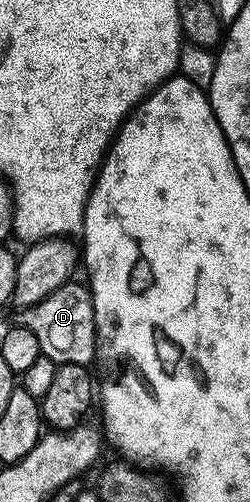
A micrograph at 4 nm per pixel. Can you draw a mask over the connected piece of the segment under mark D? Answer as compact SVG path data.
M75 283L62 284L56 292L49 293L40 304L24 308L18 313L18 323L37 334L40 353L57 366L87 366L95 360L95 307L91 301L91 290L86 283Z

